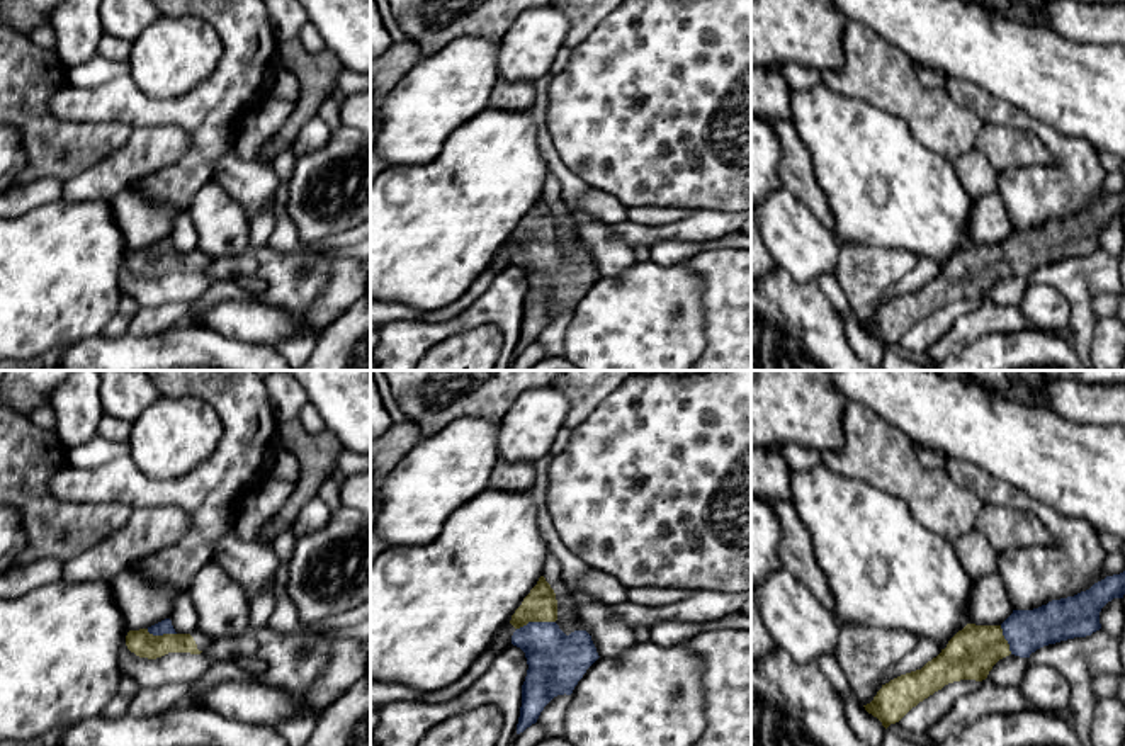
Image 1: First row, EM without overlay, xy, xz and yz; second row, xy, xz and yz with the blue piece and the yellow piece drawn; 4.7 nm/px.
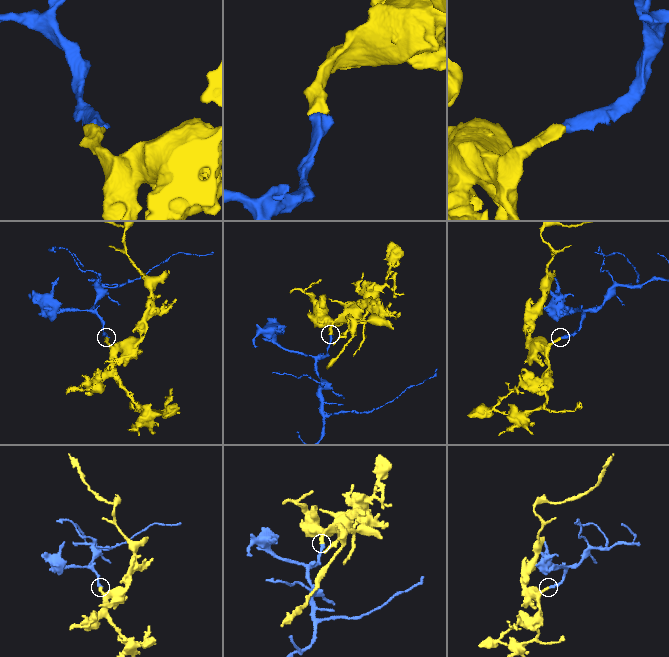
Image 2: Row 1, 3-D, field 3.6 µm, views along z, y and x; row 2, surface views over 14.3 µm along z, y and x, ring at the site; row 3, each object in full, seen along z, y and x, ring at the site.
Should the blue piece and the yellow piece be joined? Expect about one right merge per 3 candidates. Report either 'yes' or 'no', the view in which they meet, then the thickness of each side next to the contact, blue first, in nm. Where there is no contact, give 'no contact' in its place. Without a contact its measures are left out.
yes; contact in xz; calibres 280 and 160 nm

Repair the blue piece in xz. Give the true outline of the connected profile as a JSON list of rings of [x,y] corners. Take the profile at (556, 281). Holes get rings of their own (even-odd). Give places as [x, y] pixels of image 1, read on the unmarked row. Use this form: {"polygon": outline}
{"polygon": [[[540,195],[510,240],[517,248],[512,263],[525,272],[529,284],[517,353],[535,343],[554,316],[571,314],[586,289],[600,277],[586,250],[566,255],[556,240],[556,212]]]}

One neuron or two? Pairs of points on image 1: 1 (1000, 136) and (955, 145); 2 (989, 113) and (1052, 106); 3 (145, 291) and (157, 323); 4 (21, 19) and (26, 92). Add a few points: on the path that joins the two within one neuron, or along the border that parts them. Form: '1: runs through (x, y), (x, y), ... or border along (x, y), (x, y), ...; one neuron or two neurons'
1: border along (984, 124), (974, 148); two neurons
2: border along (983, 87), (1052, 128); two neurons
3: border along (187, 303), (160, 303), (140, 308); two neurons
4: border along (17, 31), (28, 36); two neurons

